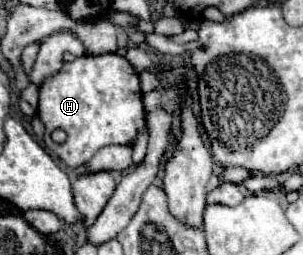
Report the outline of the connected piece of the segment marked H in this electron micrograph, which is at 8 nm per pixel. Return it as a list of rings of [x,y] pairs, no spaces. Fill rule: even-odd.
[[[118,53],[106,55],[82,55],[40,85],[38,117],[46,127],[46,147],[62,159],[68,167],[76,169],[88,163],[94,153],[106,145],[132,145],[136,133],[144,125],[144,103],[140,91],[140,79],[134,67]],[[64,129],[66,141],[54,143],[52,131]]]

